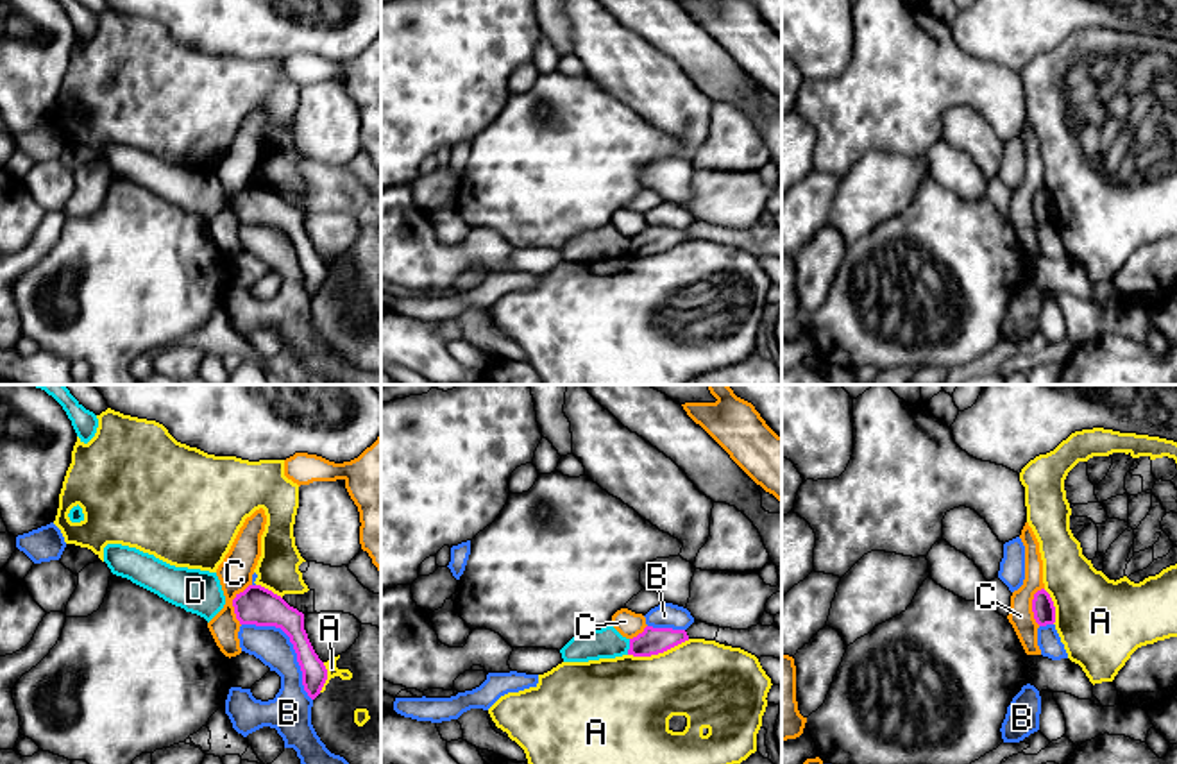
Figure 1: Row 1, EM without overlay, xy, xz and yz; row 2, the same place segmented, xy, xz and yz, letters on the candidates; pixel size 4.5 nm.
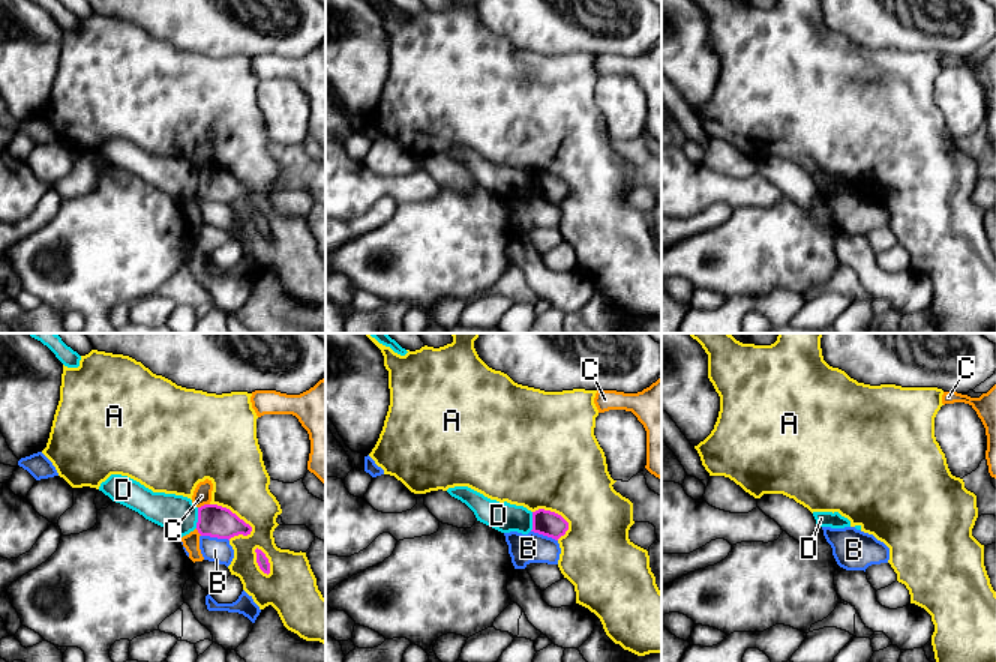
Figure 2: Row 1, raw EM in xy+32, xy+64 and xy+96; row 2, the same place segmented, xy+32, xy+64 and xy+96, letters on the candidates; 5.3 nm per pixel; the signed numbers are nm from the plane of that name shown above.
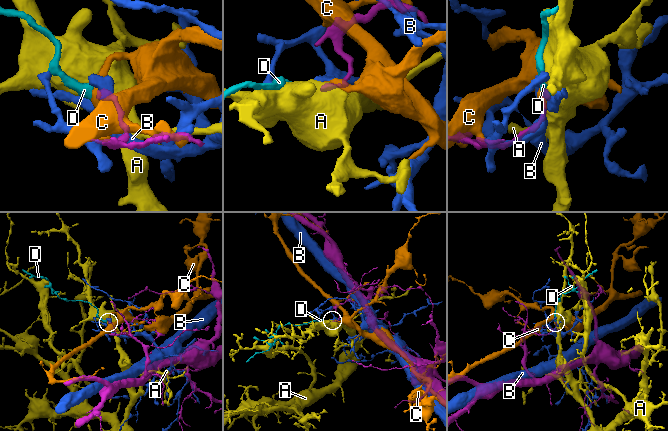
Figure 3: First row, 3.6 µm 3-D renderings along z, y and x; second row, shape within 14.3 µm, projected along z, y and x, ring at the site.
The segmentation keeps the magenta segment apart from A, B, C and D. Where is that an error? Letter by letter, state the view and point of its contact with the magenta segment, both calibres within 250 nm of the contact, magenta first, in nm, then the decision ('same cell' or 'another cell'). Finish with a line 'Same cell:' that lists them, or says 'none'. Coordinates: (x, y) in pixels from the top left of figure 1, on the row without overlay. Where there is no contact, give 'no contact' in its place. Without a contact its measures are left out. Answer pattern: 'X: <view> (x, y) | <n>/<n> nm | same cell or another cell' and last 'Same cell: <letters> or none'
A: xz (659, 251) | 120/380 nm | another cell
B: xy (294, 246) | 180/170 nm | another cell
C: xy (233, 203) | 180/160 nm | another cell
D: xz (630, 246) | 120/140 nm | another cell
Same cell: none

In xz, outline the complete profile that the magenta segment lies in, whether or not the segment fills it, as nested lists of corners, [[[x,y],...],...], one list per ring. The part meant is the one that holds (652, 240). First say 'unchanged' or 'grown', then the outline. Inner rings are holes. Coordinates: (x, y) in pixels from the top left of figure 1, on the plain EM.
unchanged; [[[646,225],[642,233],[630,238],[628,254],[651,256],[664,252],[685,240],[689,240],[685,229]]]

